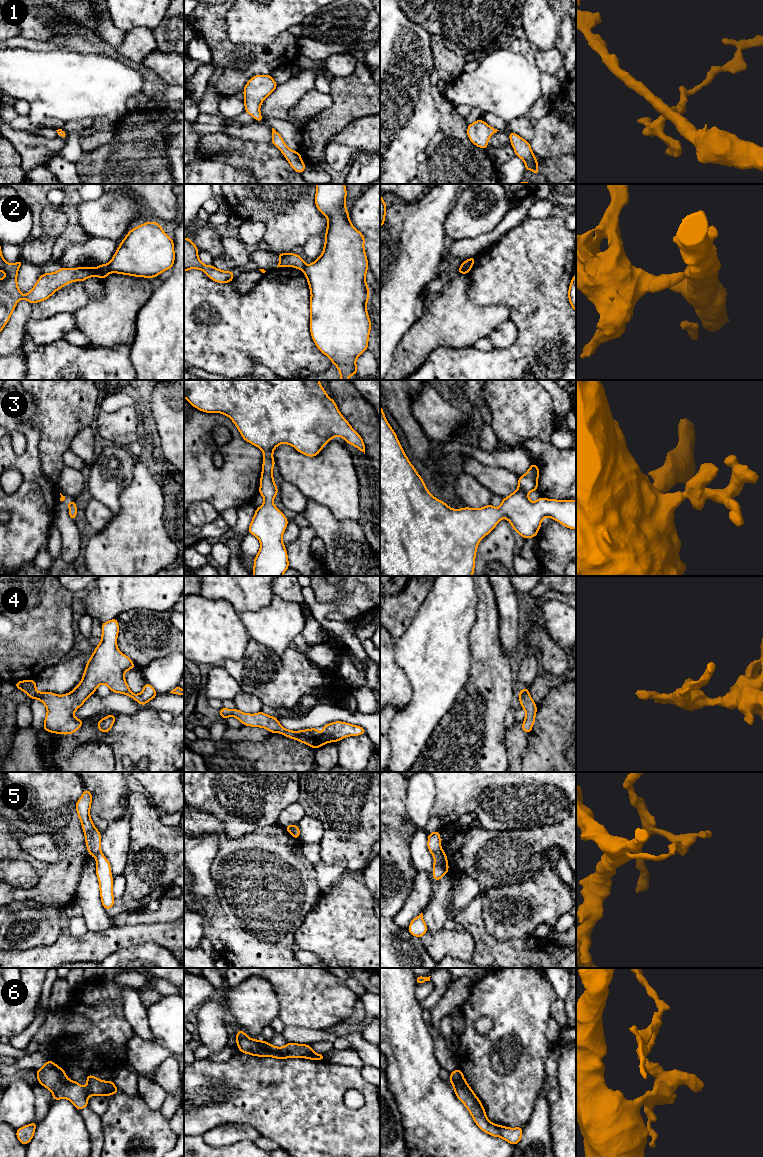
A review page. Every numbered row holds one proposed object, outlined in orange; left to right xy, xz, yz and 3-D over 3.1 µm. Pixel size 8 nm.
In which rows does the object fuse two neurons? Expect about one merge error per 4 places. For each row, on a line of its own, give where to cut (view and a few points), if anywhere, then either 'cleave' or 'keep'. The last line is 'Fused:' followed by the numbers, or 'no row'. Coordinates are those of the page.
1: no cut; keep
2: cut in xy along (107, 264), (111, 272); cleave
3: no cut; keep
4: no cut; keep
5: cut in yz along (441, 849), (433, 855); cleave
6: no cut; keep
Fused: 2, 5

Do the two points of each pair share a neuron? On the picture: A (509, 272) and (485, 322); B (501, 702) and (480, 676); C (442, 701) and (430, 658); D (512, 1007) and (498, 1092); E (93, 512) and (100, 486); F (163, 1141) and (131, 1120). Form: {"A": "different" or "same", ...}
{"A": "different", "B": "same", "C": "same", "D": "same", "E": "different", "F": "same"}

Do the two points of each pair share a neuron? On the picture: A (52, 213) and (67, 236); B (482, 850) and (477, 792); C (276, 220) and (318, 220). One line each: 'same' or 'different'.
A: different
B: different
C: same

